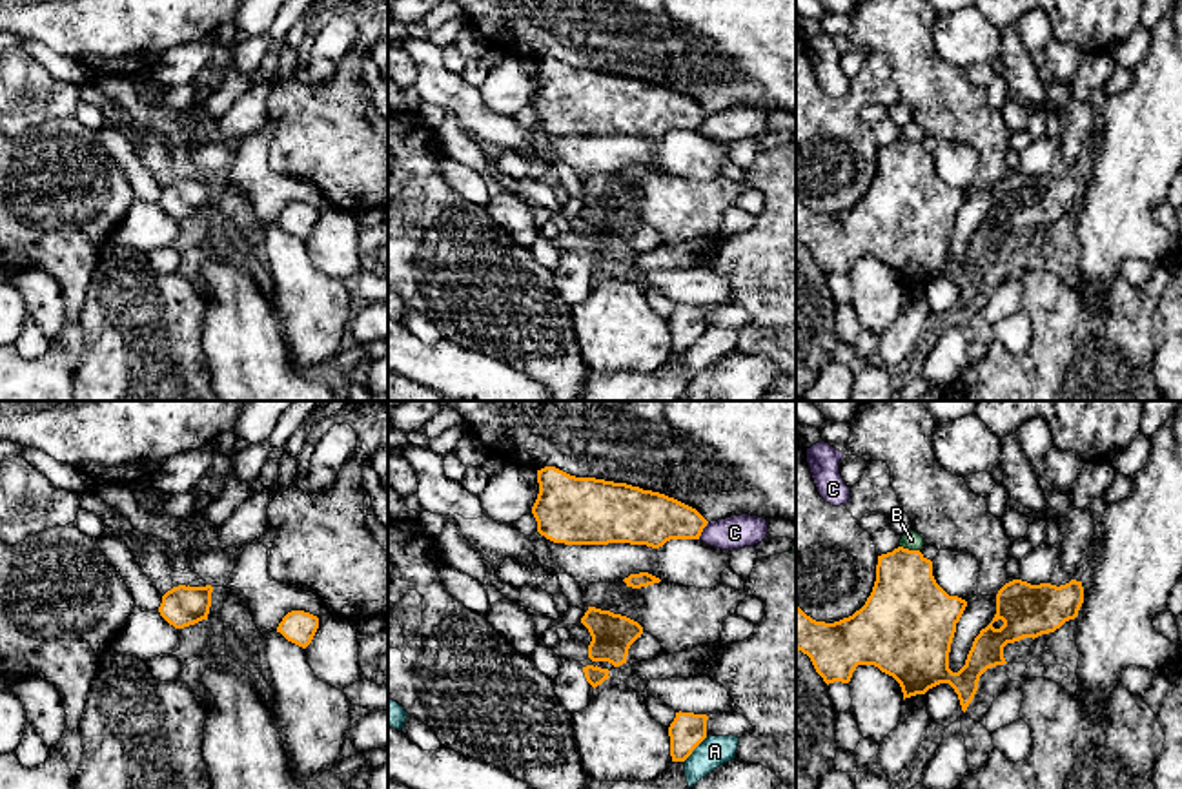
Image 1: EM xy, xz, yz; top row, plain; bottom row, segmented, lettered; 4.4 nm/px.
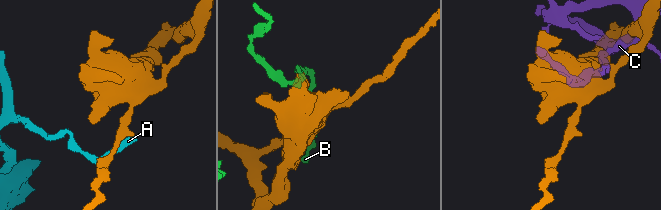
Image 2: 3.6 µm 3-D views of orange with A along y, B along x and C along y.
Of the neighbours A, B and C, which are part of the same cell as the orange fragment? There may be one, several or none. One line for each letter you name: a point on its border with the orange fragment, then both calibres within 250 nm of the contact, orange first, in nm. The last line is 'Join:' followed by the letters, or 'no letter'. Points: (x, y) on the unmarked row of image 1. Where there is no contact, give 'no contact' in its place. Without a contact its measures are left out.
Join: no letter

